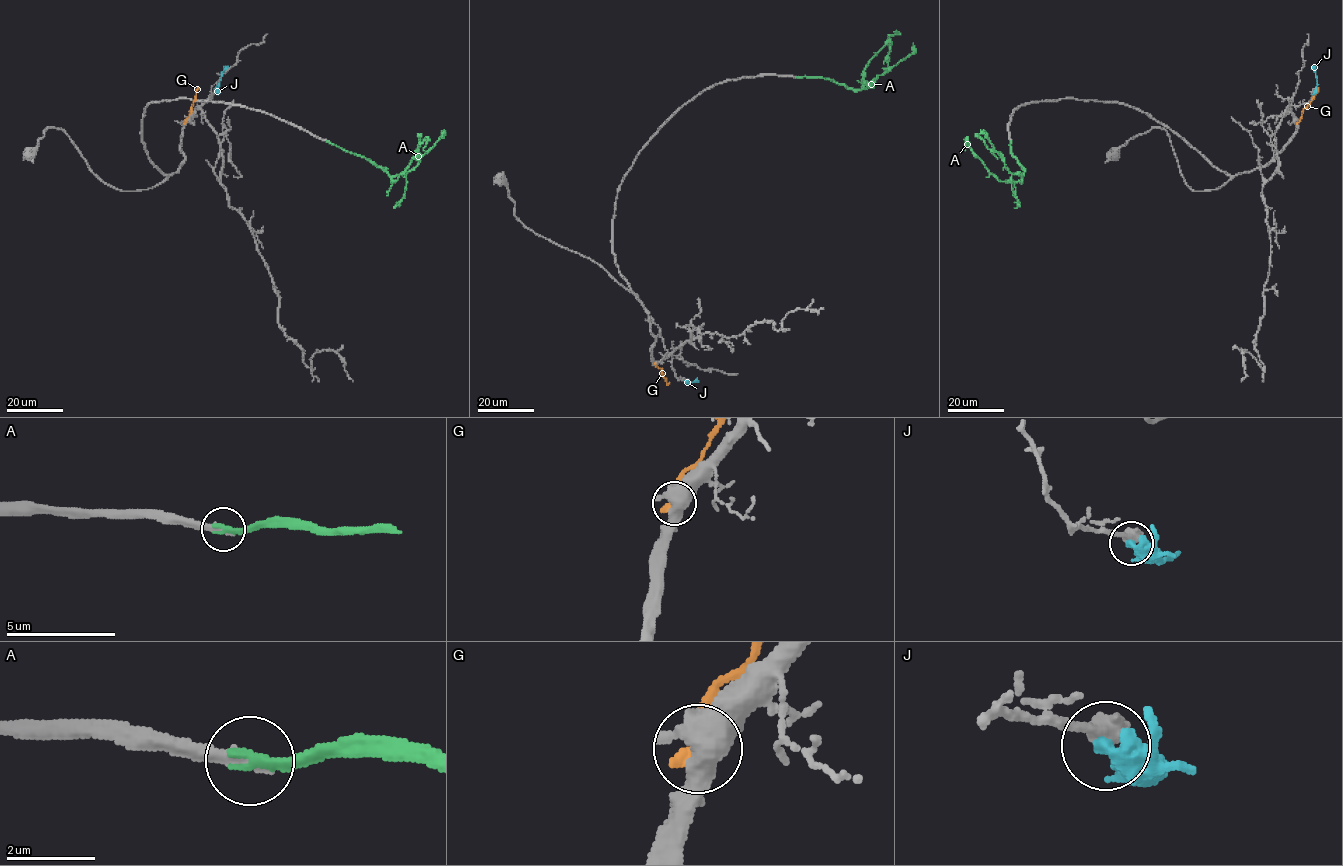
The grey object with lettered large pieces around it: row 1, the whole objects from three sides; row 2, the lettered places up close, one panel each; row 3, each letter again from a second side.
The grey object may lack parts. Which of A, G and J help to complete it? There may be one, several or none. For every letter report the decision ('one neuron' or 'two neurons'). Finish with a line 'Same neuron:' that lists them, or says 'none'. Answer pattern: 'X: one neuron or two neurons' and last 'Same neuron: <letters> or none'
A: one neuron
G: two neurons
J: two neurons
Same neuron: A

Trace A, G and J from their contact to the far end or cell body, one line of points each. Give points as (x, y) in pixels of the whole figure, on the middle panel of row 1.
A: (798, 77), (824, 77), (860, 90), (866, 65), (889, 36), (896, 32), (894, 32)
G: (655, 364), (662, 370), (666, 384), (669, 382)
J: (685, 382), (690, 384), (698, 380)

